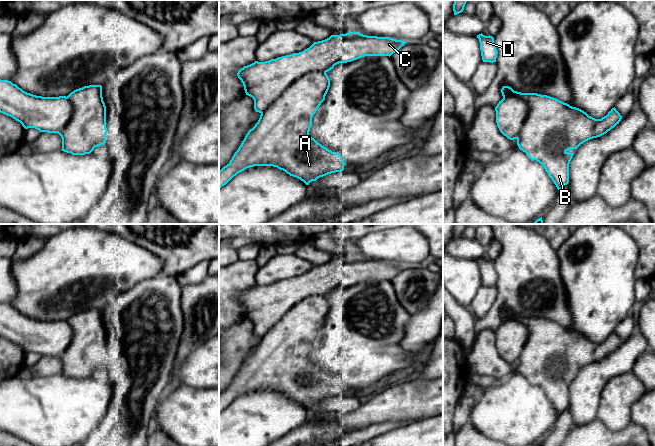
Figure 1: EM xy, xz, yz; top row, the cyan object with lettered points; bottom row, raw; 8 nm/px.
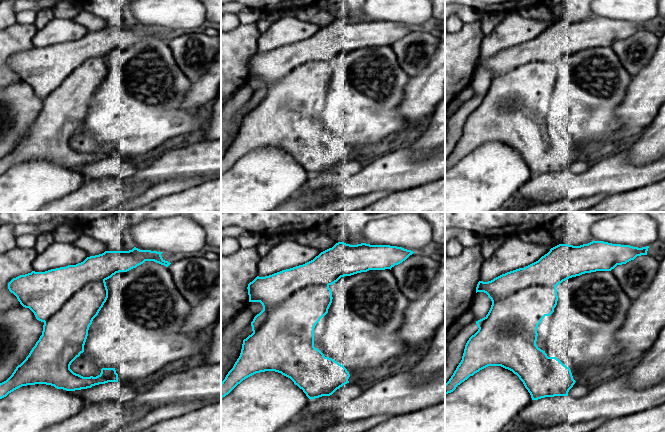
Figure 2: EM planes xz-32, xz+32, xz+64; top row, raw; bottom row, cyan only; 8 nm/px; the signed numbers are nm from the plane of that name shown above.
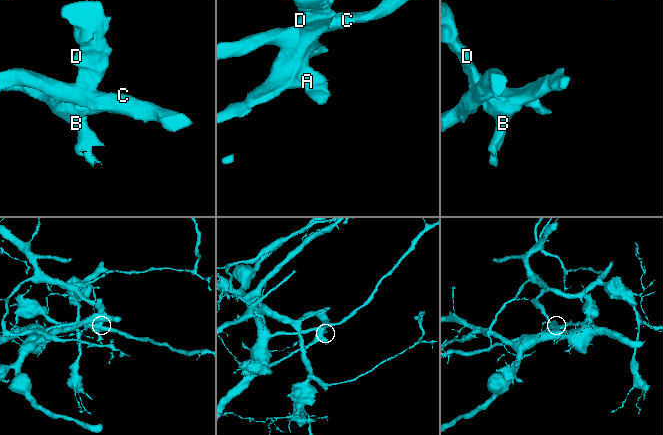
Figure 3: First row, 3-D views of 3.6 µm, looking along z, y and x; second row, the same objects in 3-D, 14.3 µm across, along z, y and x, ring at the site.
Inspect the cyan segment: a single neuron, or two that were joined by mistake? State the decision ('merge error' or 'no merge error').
merge error

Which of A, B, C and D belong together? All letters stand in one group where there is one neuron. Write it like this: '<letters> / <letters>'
A B D / C

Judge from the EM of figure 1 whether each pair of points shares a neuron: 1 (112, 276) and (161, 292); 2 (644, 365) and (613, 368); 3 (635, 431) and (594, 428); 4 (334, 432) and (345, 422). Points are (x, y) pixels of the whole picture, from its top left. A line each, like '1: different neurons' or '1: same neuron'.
1: different neurons
2: different neurons
3: same neuron
4: different neurons

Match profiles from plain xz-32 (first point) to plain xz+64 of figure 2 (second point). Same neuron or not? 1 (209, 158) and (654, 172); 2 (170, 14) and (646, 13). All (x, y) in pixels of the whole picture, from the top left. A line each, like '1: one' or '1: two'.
1: one
2: one

